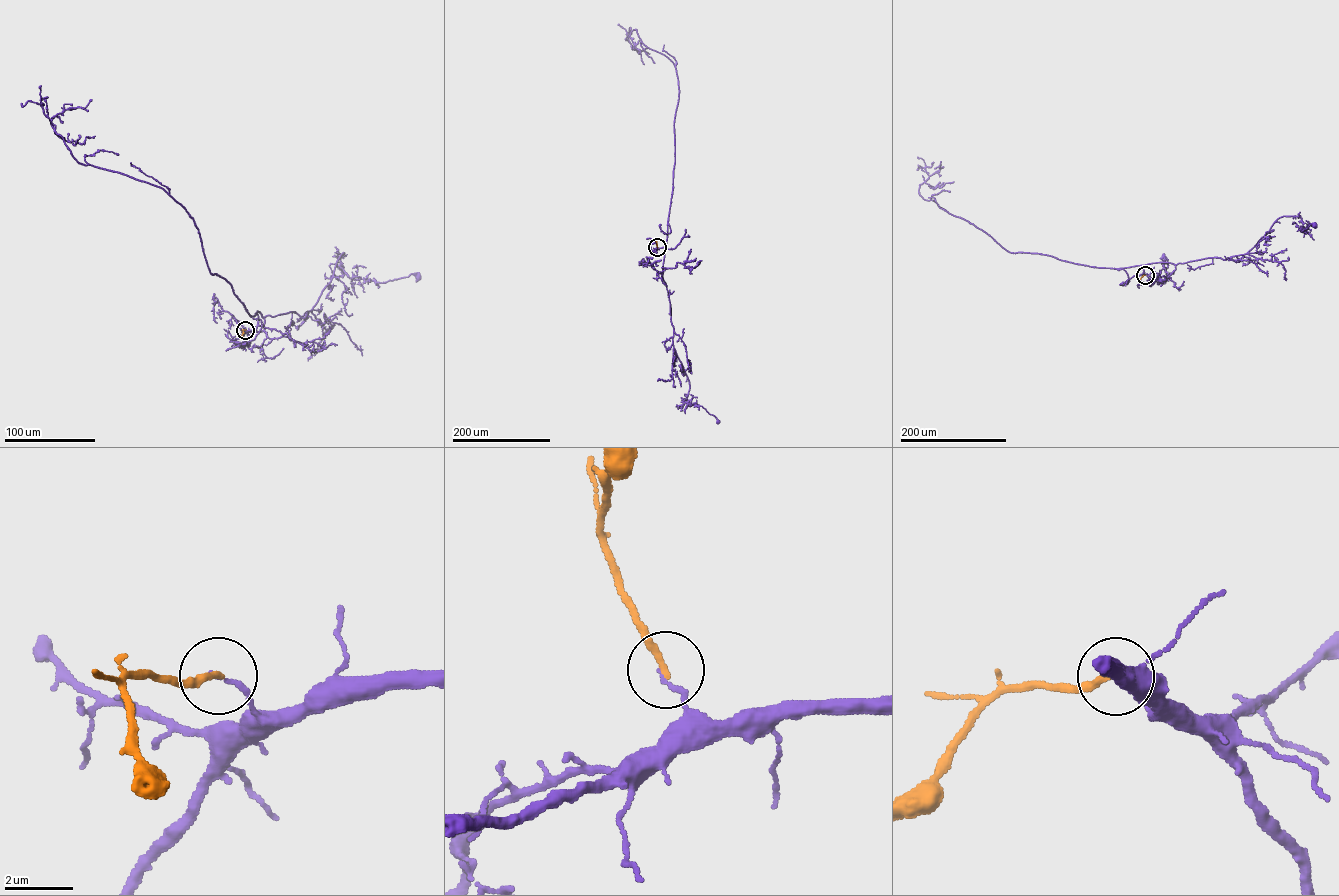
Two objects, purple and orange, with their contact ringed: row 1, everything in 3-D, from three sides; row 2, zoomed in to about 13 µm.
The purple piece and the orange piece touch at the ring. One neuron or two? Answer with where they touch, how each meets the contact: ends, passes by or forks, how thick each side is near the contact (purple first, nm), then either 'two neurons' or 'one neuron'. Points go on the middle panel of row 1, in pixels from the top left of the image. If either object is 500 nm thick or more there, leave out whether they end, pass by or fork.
place (657, 247); purple ends; orange ends; calibres 100 and 200 nm; two neurons

